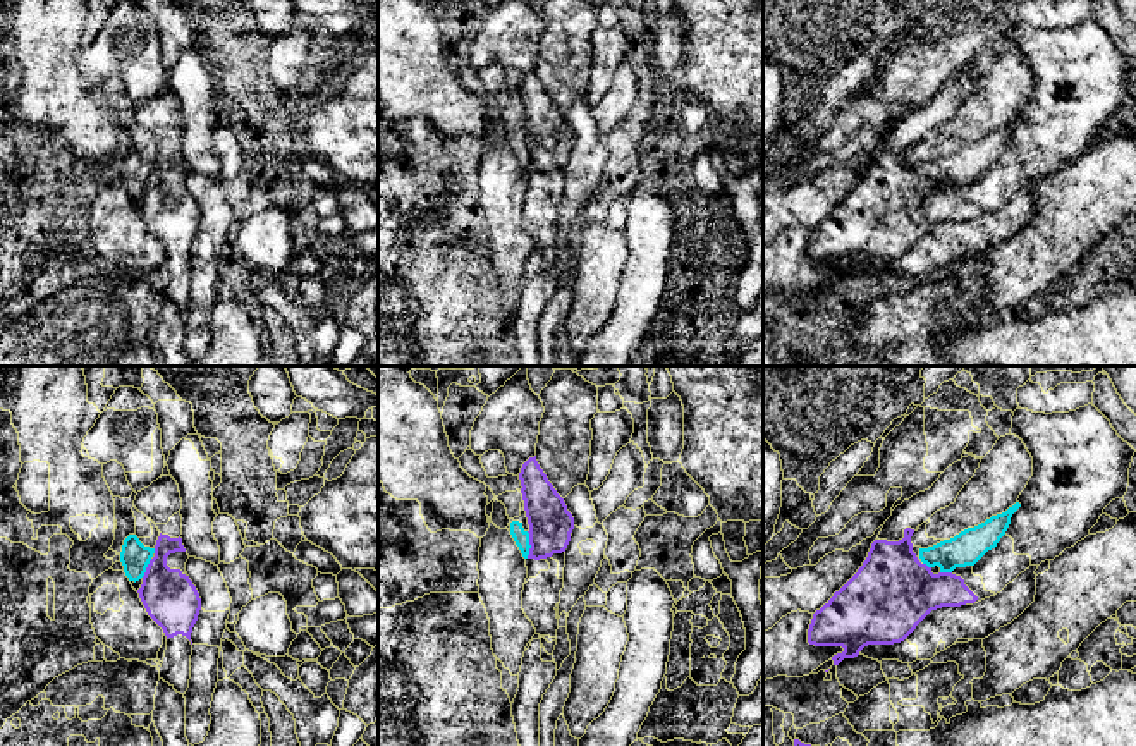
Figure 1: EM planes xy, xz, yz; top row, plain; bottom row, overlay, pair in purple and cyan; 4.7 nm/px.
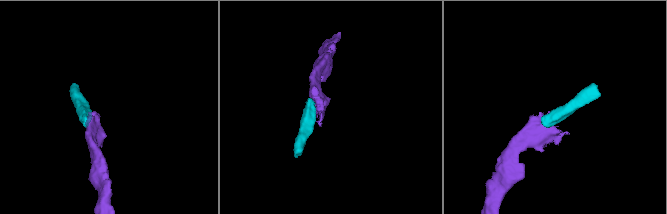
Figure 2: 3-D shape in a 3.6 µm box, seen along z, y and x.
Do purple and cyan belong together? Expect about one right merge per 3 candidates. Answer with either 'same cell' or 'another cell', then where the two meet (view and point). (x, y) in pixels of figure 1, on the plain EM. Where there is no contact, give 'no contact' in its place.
another cell | xz (530, 158)

